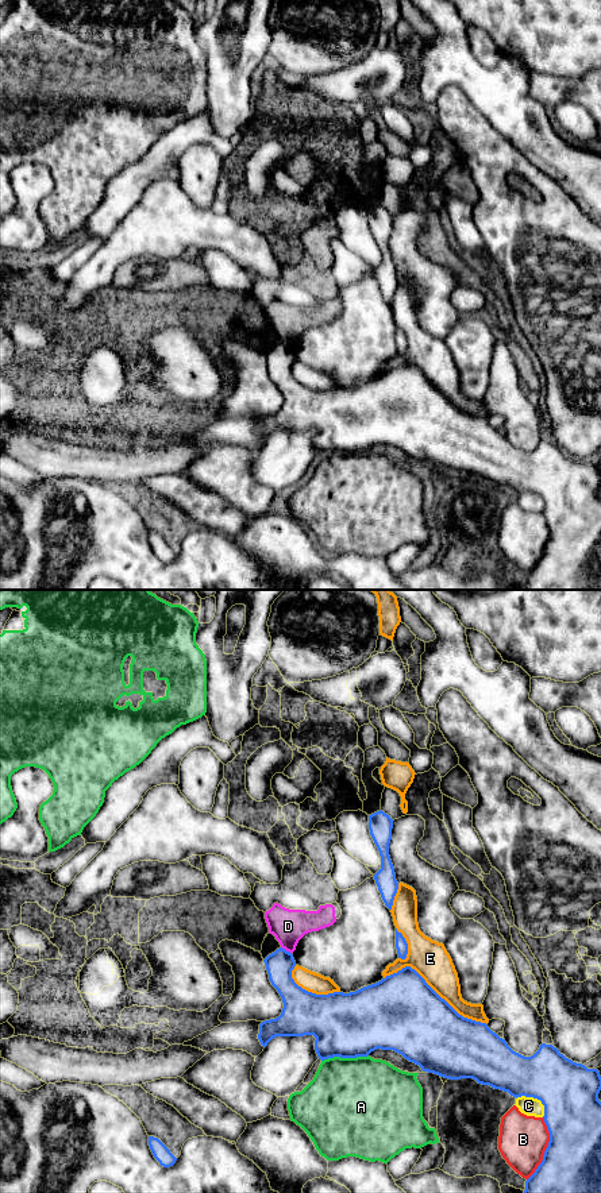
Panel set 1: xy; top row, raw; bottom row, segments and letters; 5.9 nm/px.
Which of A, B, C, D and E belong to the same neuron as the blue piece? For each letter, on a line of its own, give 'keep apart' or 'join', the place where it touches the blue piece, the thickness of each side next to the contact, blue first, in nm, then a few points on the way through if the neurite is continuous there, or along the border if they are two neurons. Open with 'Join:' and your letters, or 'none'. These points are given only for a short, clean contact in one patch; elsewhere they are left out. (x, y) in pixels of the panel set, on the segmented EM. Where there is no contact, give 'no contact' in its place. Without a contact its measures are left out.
Join: none
A: keep apart; contact xy (345, 1057); calibres 380 and 500 nm
B: keep apart; contact xy (546, 1149); calibres 360 and 300 nm
C: keep apart; contact xy (535, 1097); calibres 340 and 110 nm
D: keep apart; contact xy (285, 950); calibres 160 and 200 nm; border xy (281, 946), (291, 953)
E: keep apart; contact xy (434, 991); calibres 460 and 220 nm

